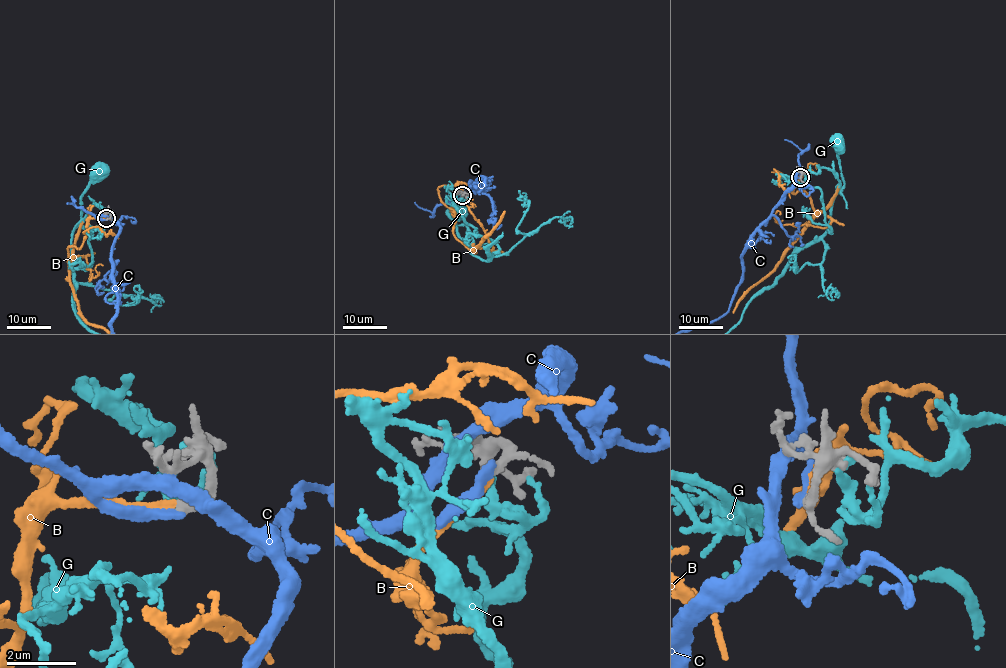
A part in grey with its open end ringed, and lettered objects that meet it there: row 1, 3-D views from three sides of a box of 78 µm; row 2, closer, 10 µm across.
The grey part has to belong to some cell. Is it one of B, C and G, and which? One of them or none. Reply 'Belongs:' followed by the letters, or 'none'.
Belongs: B

